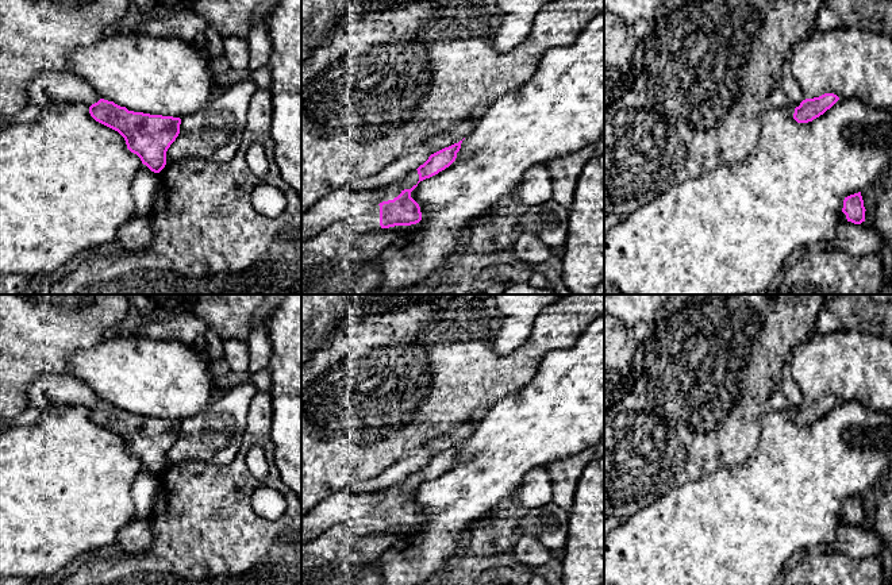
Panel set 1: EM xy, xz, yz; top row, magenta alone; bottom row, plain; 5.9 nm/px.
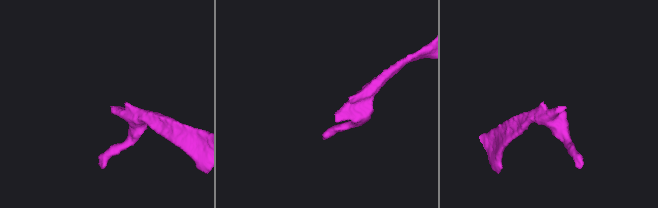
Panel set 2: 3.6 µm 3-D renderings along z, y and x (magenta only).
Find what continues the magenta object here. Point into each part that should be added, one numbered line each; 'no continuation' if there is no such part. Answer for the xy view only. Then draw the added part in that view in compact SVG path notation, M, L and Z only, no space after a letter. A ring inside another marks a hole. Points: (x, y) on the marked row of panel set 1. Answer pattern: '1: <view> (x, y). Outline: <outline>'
1: xy (50, 87). Outline: M43 70L27 85L28 103L38 107L85 104L91 107L101 97L81 77L69 70Z

